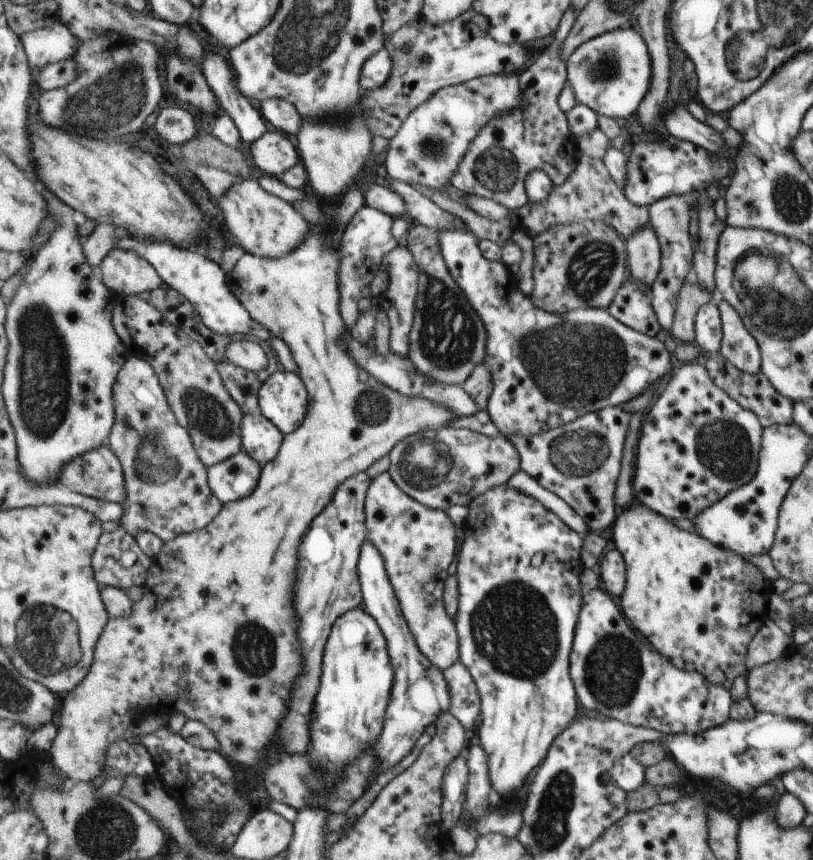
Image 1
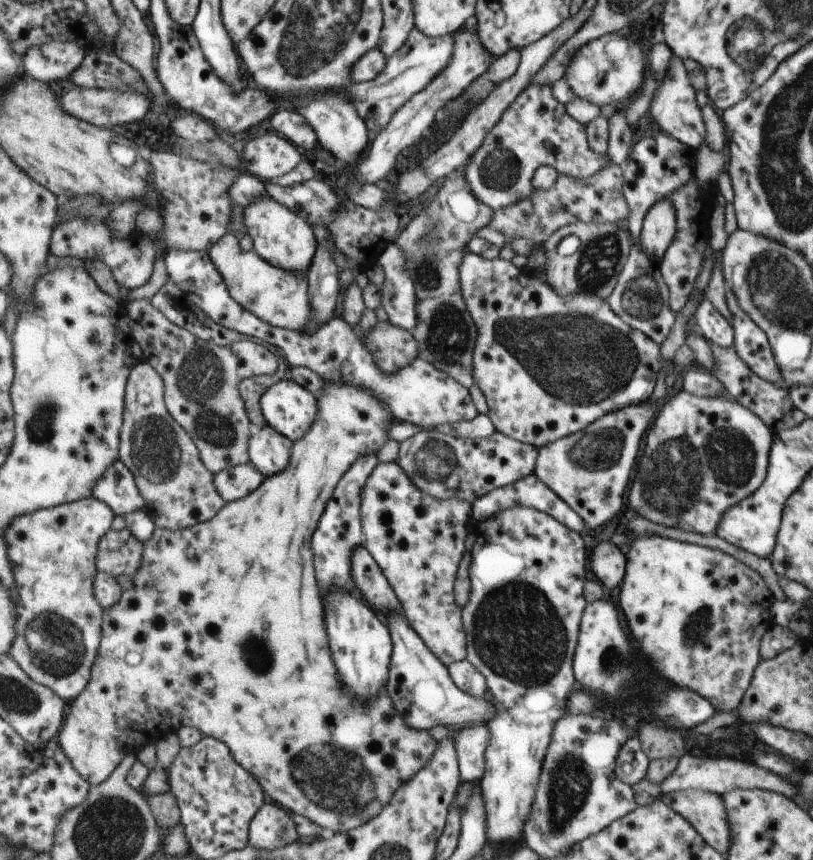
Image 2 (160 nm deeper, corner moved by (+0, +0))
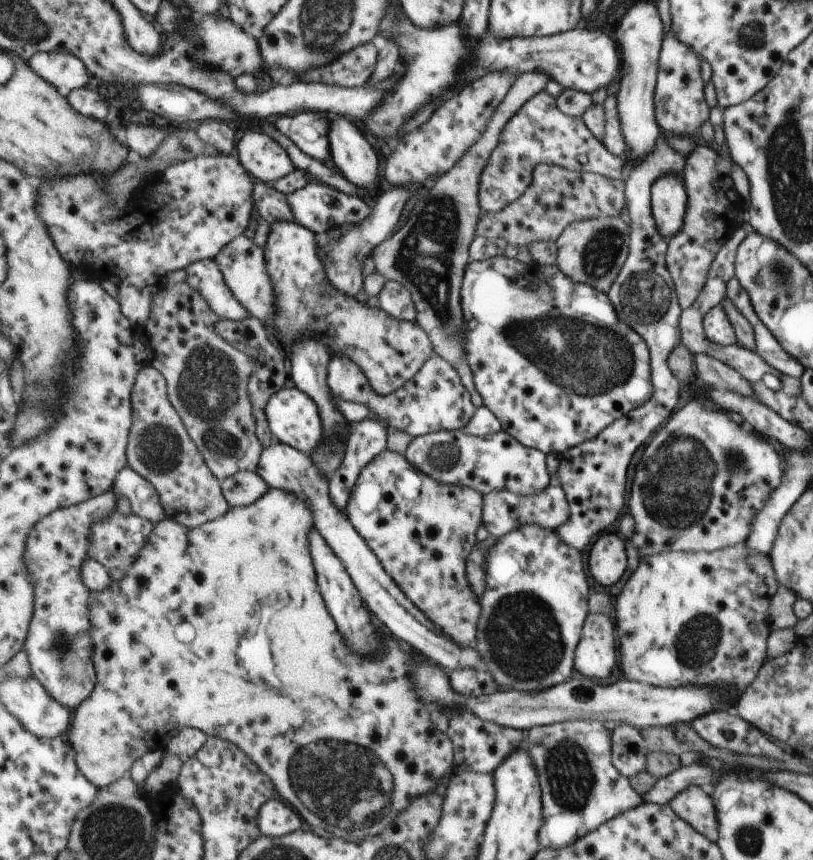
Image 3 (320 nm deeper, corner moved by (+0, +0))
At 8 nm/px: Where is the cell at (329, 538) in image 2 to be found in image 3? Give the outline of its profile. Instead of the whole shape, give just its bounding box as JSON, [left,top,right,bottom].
[330,420,388,514]

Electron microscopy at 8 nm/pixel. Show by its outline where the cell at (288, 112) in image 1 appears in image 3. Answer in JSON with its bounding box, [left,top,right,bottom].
[274,112,332,161]

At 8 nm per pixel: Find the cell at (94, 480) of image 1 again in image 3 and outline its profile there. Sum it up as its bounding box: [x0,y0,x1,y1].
[113,467,166,525]

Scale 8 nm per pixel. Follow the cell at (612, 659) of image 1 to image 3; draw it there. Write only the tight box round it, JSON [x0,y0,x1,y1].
[575,614,615,680]

